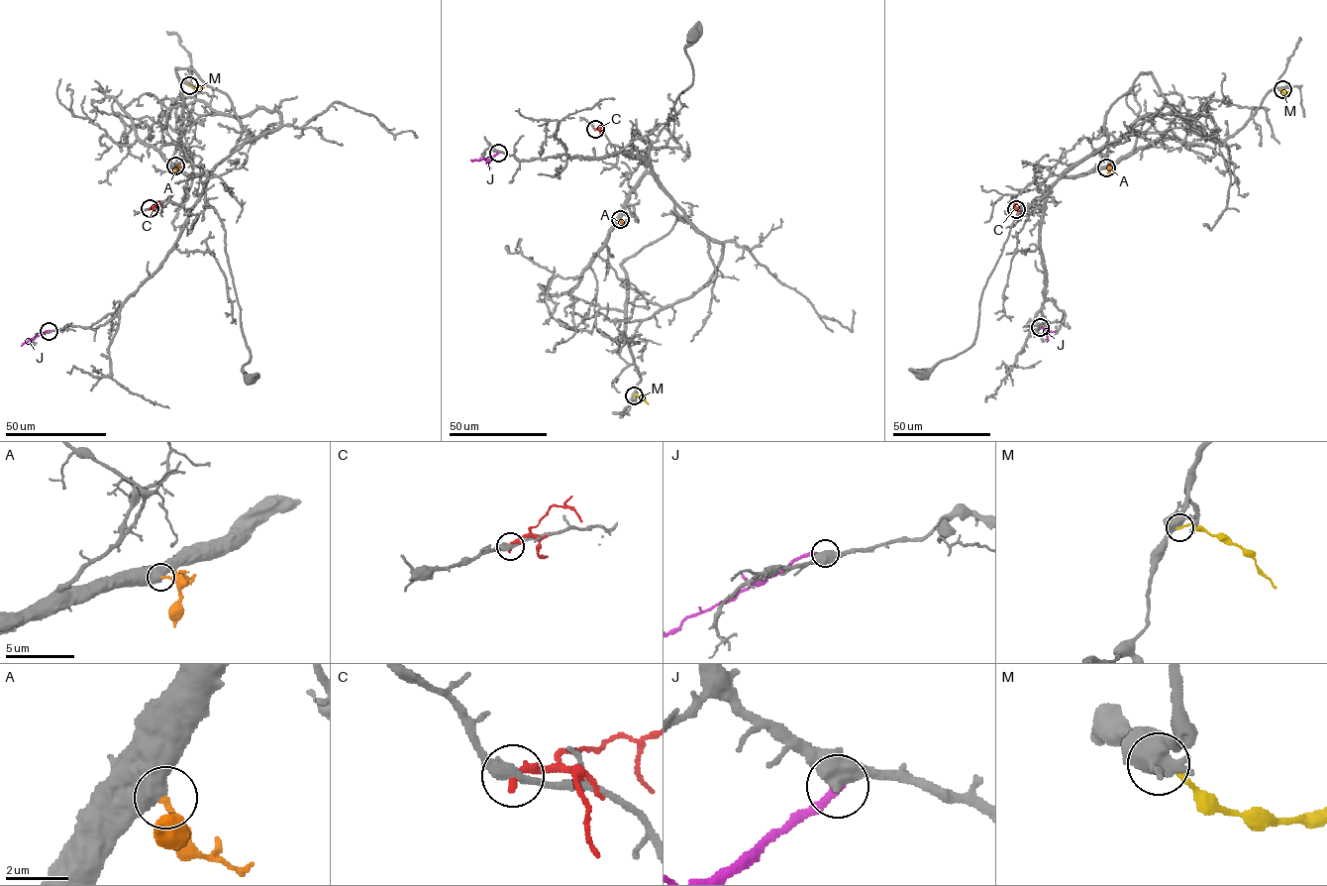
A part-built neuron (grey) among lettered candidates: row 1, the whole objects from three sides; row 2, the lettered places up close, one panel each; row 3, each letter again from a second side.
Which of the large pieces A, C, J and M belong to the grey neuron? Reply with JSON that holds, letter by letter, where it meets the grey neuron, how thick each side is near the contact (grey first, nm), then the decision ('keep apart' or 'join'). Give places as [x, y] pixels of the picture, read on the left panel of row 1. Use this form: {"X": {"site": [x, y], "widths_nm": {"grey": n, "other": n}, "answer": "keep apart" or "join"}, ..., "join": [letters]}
{"A": {"site": [175, 166], "widths_nm": {"grey": 700, "other": 180}, "answer": "join"}, "C": {"site": [150, 208], "widths_nm": {"grey": 360, "other": 280}, "answer": "keep apart"}, "J": {"site": [49, 331], "widths_nm": {"grey": 550, "other": 300}, "answer": "keep apart"}, "M": {"site": [189, 85], "widths_nm": {"grey": 420, "other": 160}, "answer": "keep apart"}, "join": ["A"]}

